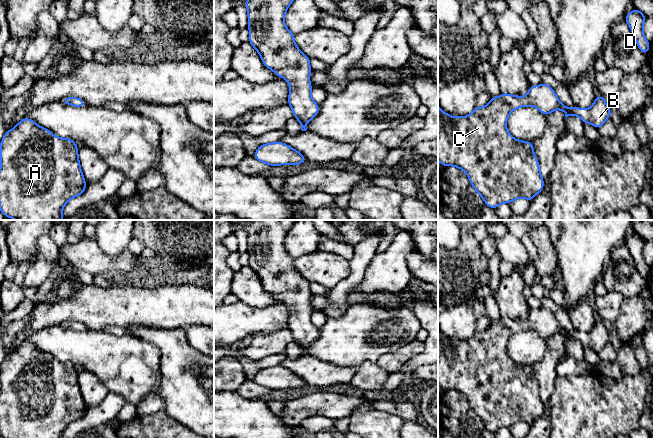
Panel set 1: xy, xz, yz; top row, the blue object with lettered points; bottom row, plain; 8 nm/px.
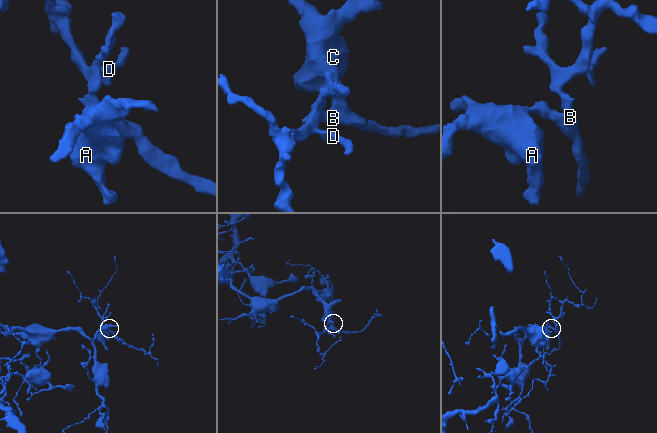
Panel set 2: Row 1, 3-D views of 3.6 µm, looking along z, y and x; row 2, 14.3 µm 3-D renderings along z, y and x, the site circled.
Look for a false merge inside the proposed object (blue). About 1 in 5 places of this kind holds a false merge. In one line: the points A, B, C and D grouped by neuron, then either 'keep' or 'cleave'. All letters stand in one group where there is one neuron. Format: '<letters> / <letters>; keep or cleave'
A B C D; keep

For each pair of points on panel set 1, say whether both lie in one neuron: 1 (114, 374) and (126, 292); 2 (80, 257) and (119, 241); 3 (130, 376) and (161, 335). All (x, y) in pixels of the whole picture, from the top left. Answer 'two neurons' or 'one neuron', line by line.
1: two neurons
2: two neurons
3: two neurons

